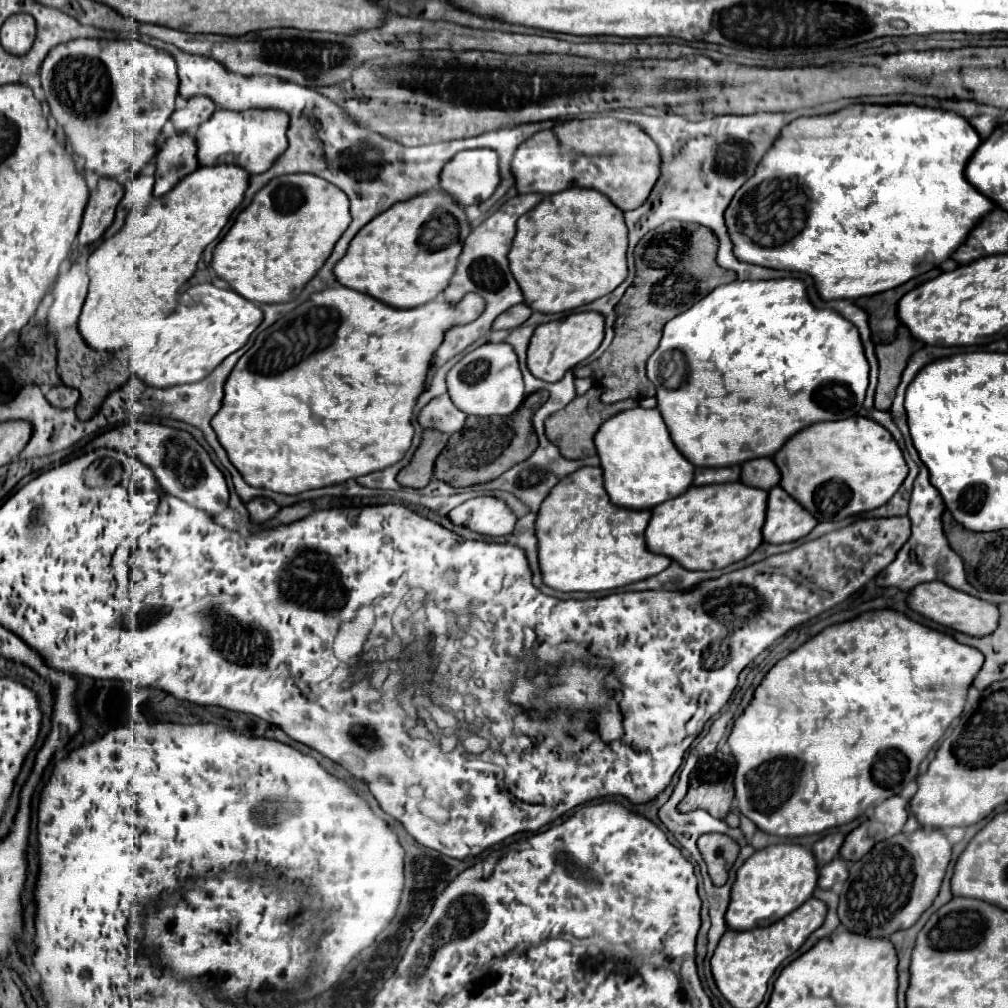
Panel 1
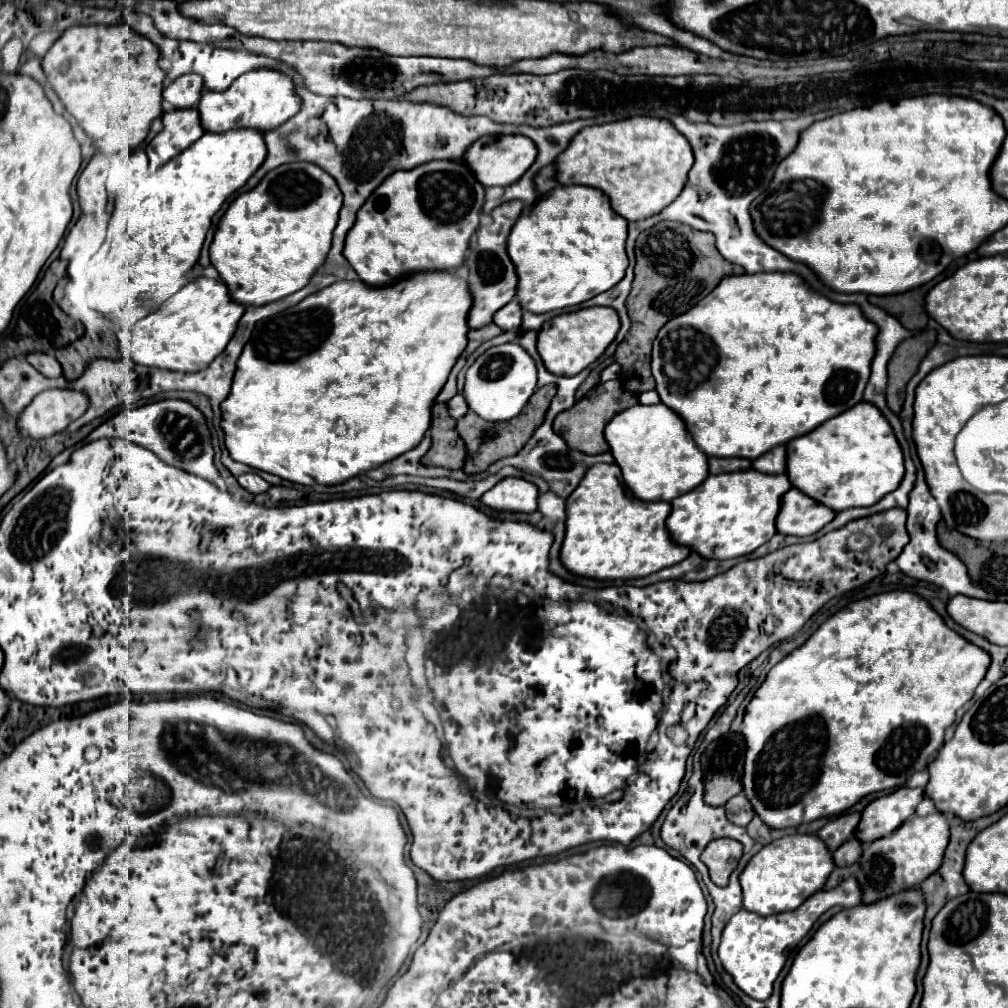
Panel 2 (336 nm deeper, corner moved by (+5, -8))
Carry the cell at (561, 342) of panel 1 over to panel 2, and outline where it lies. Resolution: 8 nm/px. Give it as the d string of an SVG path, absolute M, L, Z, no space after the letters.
M594 306L594 308L564 312L540 328L538 352L548 372L558 376L576 376L604 354L604 350L616 338L618 330L620 330L620 318L614 308Z

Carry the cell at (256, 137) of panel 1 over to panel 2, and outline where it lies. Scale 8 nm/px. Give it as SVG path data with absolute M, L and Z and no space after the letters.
M270 68L246 72L238 76L230 84L230 88L222 92L204 90L198 106L202 126L204 130L212 130L212 132L224 132L240 126L252 126L252 128L258 128L260 132L274 130L276 126L292 118L302 106L302 98L296 94L294 88L296 88L294 80L282 72L276 72Z

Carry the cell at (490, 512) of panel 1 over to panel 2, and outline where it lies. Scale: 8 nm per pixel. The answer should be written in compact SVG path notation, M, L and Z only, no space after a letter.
M504 478L490 488L482 502L504 512L534 512L538 508L538 488L524 478Z

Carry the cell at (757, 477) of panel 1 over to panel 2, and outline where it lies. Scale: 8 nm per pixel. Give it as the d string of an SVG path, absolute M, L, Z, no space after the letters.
M776 446L768 454L762 454L752 462L752 468L764 474L784 474L786 472L786 446Z

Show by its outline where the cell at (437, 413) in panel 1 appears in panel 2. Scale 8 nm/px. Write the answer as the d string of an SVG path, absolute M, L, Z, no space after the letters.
M456 394L450 402L448 402L448 410L450 410L450 416L452 418L462 418L466 412L468 412L468 404L466 404L466 400L464 400L464 396L462 394Z

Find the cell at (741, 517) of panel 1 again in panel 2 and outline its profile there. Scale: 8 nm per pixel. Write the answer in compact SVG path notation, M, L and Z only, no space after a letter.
M754 468L740 472L712 474L696 490L690 490L688 494L682 494L680 498L672 500L672 514L668 516L666 526L678 544L690 546L694 552L698 552L704 558L726 560L726 558L746 556L754 552L758 546L766 544L776 534L776 516L780 510L780 500L790 488L792 484L788 480L788 474L764 474L764 472L756 472Z

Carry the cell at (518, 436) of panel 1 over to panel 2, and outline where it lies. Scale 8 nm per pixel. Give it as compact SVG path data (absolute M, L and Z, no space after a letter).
M546 384L542 388L538 388L532 398L528 400L528 406L524 406L522 414L518 414L516 418L508 420L508 422L486 422L482 420L480 416L476 416L472 410L458 420L458 434L460 438L466 442L466 448L468 448L468 456L466 456L466 462L464 462L464 472L466 474L480 474L484 472L492 462L504 458L504 456L512 456L516 454L520 448L524 448L524 444L528 442L528 438L534 434L536 426L540 426L540 422L544 420L544 414L550 406L550 400L554 398L556 394L556 384Z

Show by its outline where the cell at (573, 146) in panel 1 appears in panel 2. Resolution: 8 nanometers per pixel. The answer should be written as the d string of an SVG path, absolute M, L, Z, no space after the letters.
M632 116L608 124L588 126L580 130L570 142L570 146L564 150L564 154L556 158L560 184L582 184L602 190L610 198L612 208L630 222L650 218L662 212L668 204L672 204L674 198L680 196L692 164L694 154L684 134L680 134L670 120L654 116Z

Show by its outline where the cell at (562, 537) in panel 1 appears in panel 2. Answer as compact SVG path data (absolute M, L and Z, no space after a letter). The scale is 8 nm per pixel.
M596 464L584 476L584 482L566 500L566 538L562 542L562 564L578 574L596 580L642 578L688 558L688 546L672 540L666 518L672 512L670 502L644 502L634 498L620 482L618 464Z

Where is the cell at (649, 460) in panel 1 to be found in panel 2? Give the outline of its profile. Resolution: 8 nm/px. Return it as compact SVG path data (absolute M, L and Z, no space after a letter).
M636 404L630 410L622 410L612 418L612 422L606 426L606 442L610 444L610 450L616 458L616 464L622 468L624 482L640 500L674 500L680 494L686 494L694 490L698 484L702 484L708 478L708 456L696 446L692 440L684 420L666 404L656 406L644 406Z

